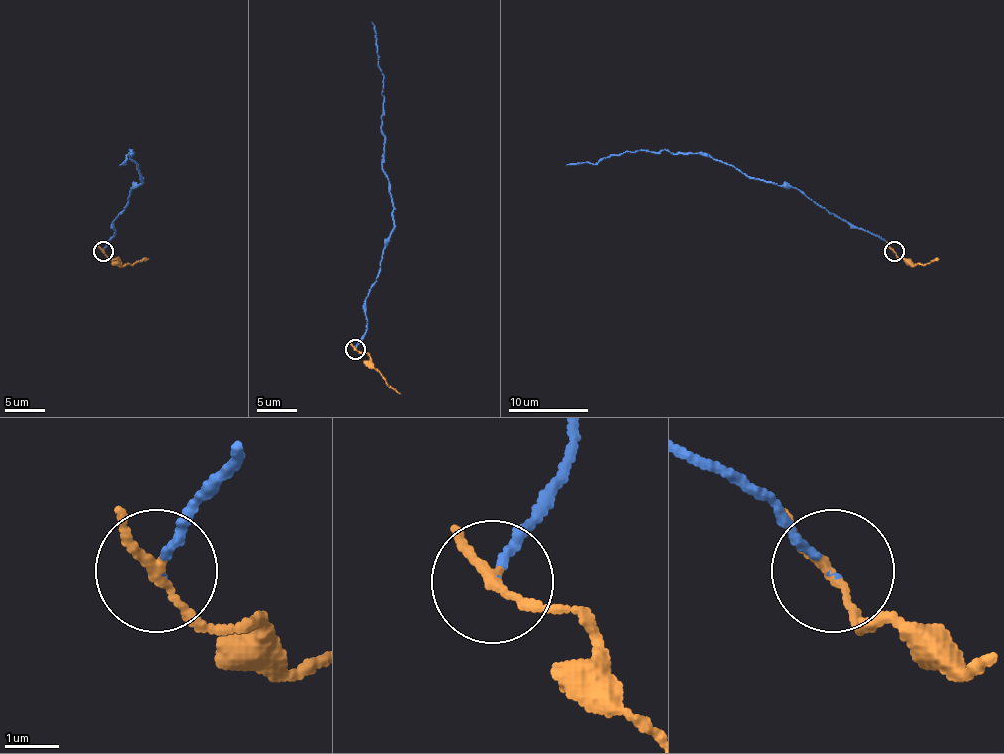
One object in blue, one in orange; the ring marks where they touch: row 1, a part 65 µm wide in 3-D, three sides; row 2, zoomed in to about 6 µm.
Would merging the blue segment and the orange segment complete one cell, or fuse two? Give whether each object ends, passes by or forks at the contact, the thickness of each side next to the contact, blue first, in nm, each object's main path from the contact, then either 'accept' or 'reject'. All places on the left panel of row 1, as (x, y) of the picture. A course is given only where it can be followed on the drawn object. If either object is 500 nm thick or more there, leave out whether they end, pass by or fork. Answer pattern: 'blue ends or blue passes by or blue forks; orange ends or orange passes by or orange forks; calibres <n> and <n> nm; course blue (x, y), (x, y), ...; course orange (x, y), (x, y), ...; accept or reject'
blue ends; orange passes by; calibres 110 and 170 nm; course blue (102, 251), (132, 188), (142, 182), (130, 158), (132, 150), (120, 166); course orange (102, 251), (118, 259), (122, 265), (134, 265), (148, 259); reject

